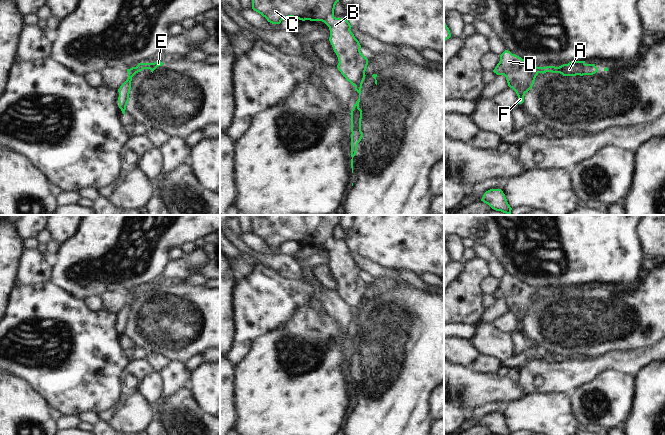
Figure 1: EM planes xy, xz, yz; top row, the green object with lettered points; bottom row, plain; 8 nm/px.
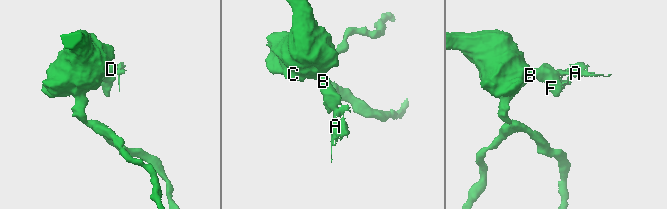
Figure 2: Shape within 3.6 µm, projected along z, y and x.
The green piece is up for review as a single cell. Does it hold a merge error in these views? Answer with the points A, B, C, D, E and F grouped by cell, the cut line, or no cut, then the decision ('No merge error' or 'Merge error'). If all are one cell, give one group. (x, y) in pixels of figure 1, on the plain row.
Groups: A E / B C D F. Split along xz (362, 305), (355, 311). Merge error.

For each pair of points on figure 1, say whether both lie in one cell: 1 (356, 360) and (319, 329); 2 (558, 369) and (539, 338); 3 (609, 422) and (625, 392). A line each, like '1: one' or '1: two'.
1: two
2: two
3: one

